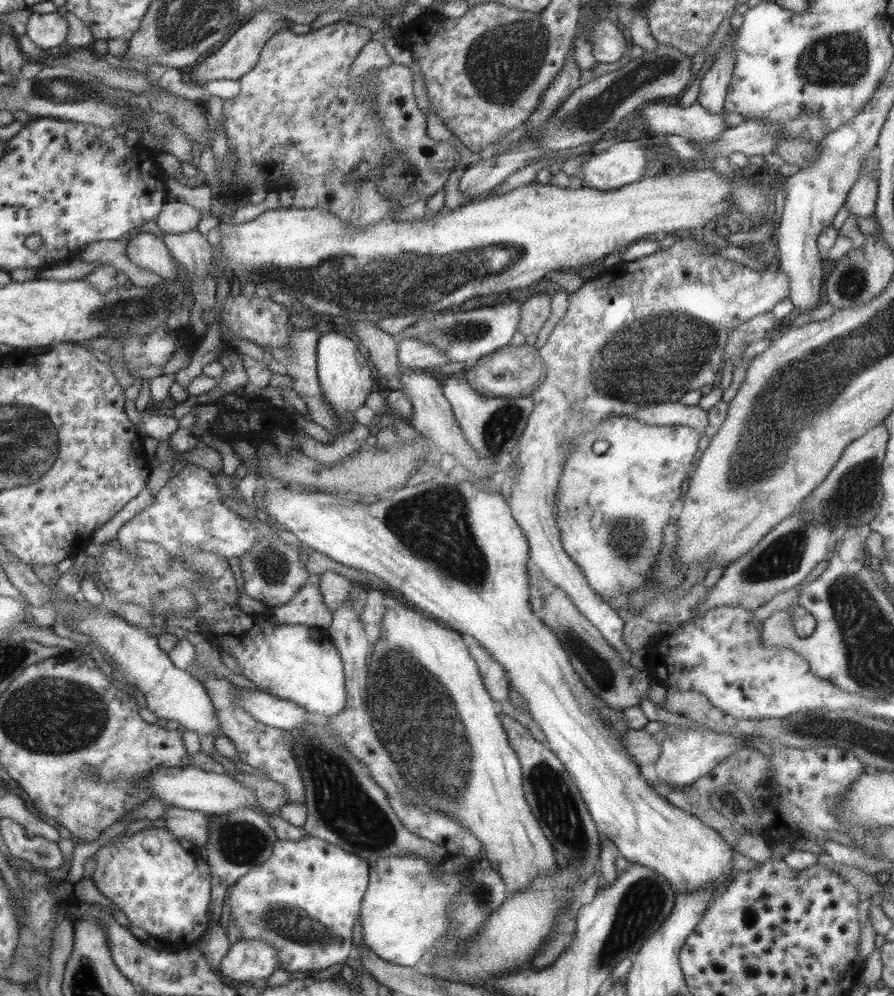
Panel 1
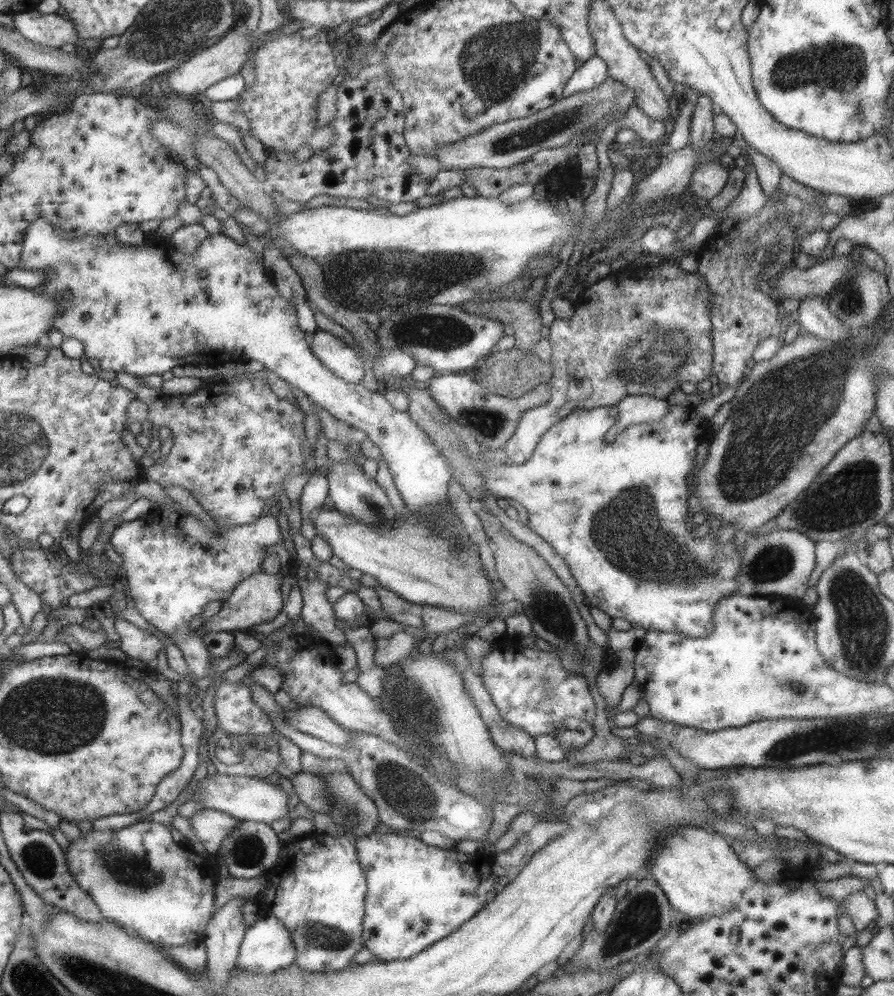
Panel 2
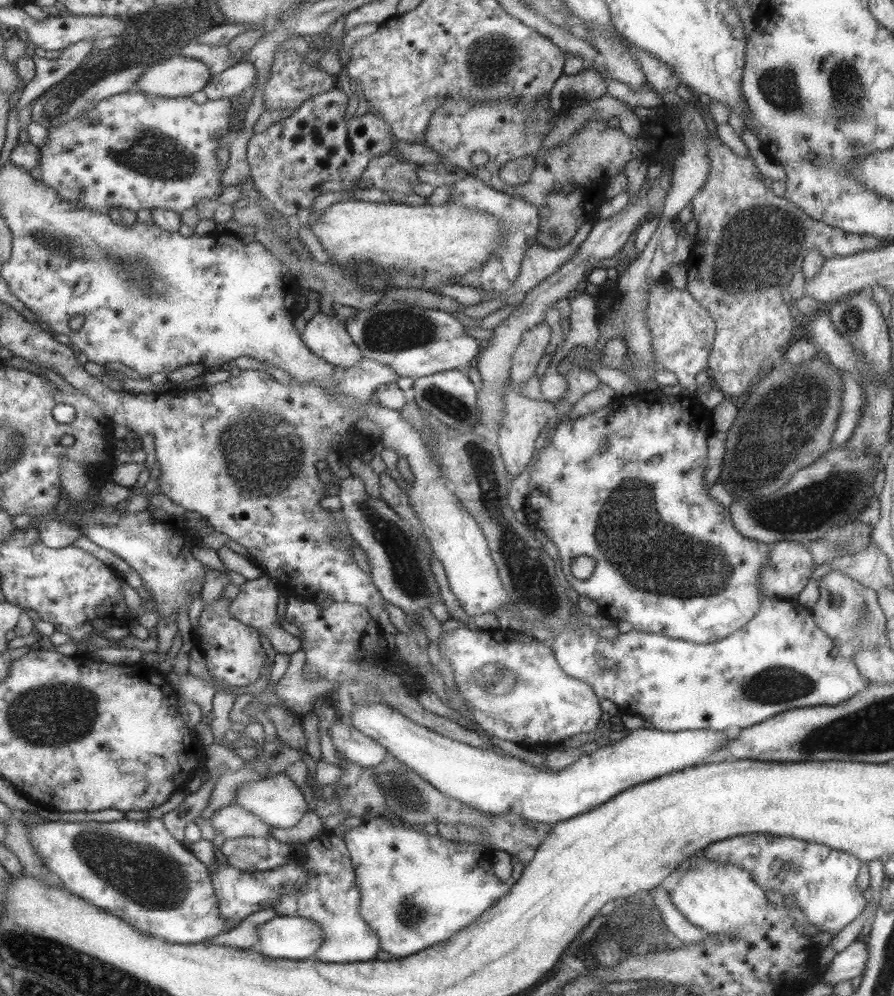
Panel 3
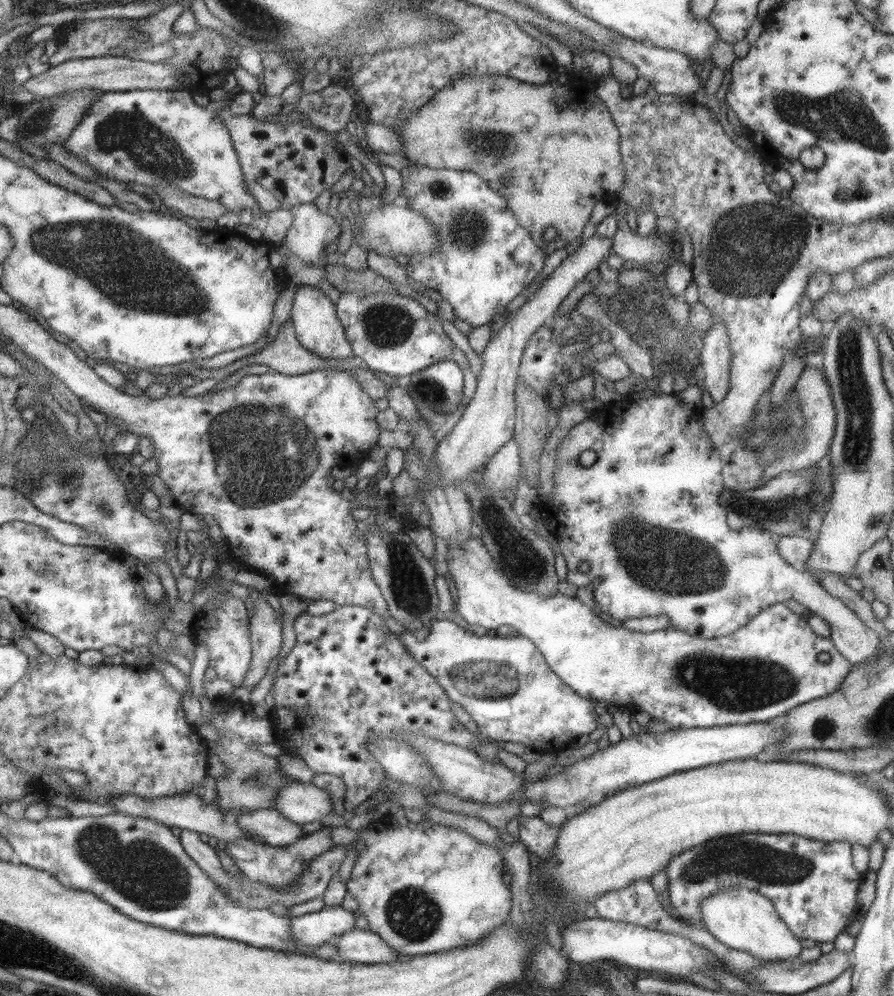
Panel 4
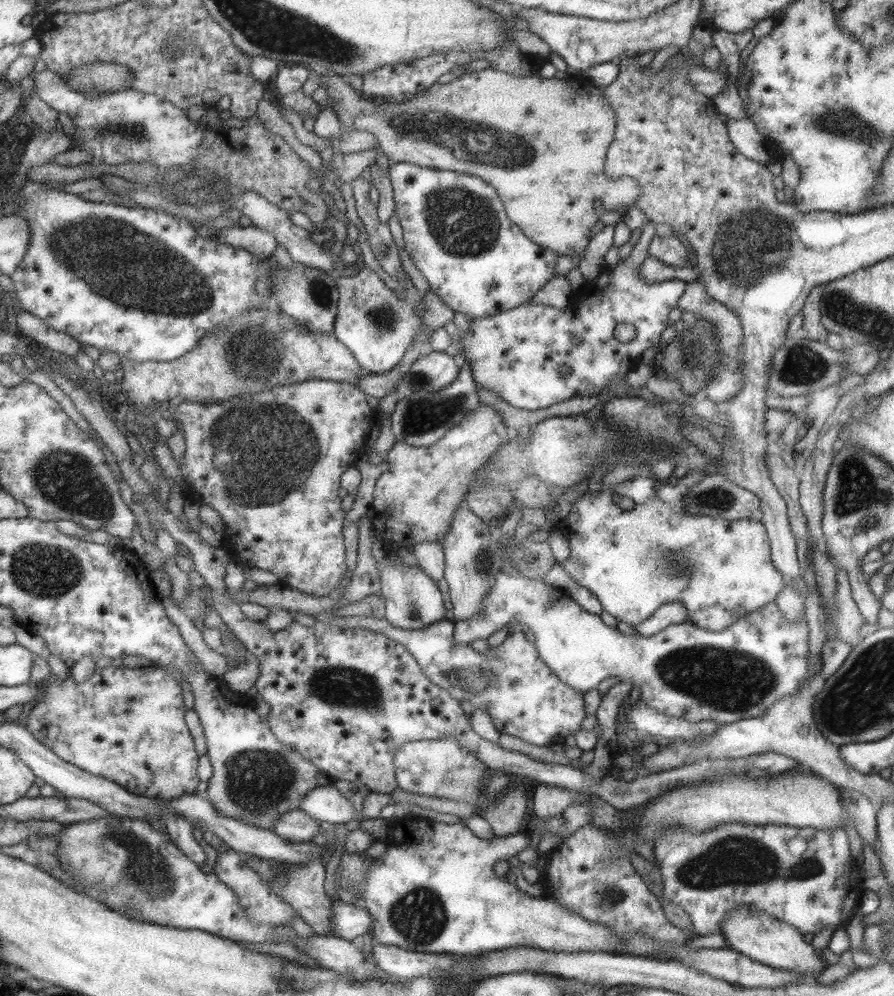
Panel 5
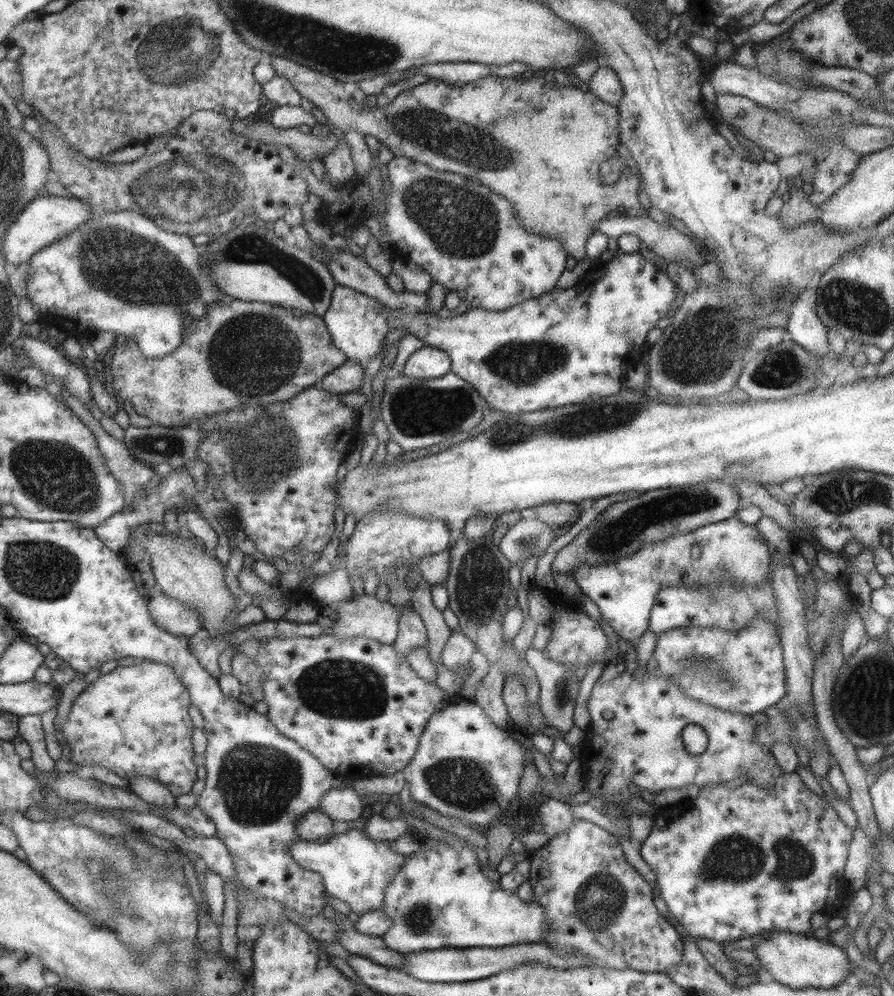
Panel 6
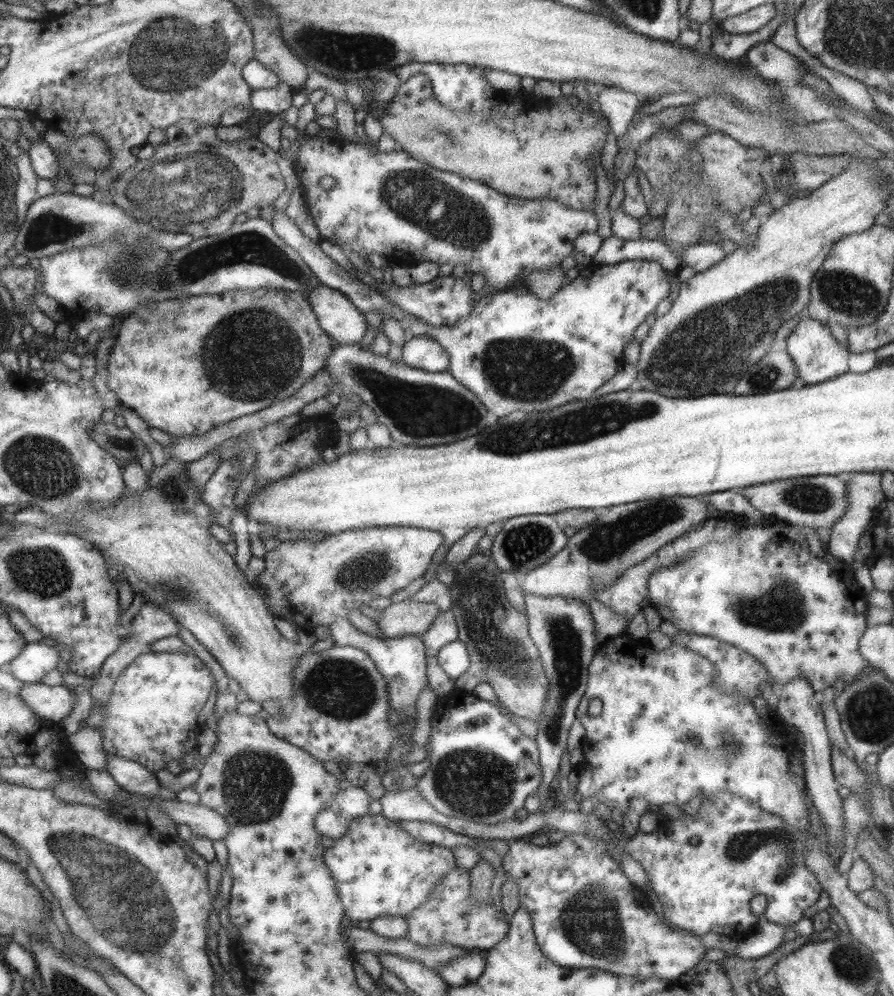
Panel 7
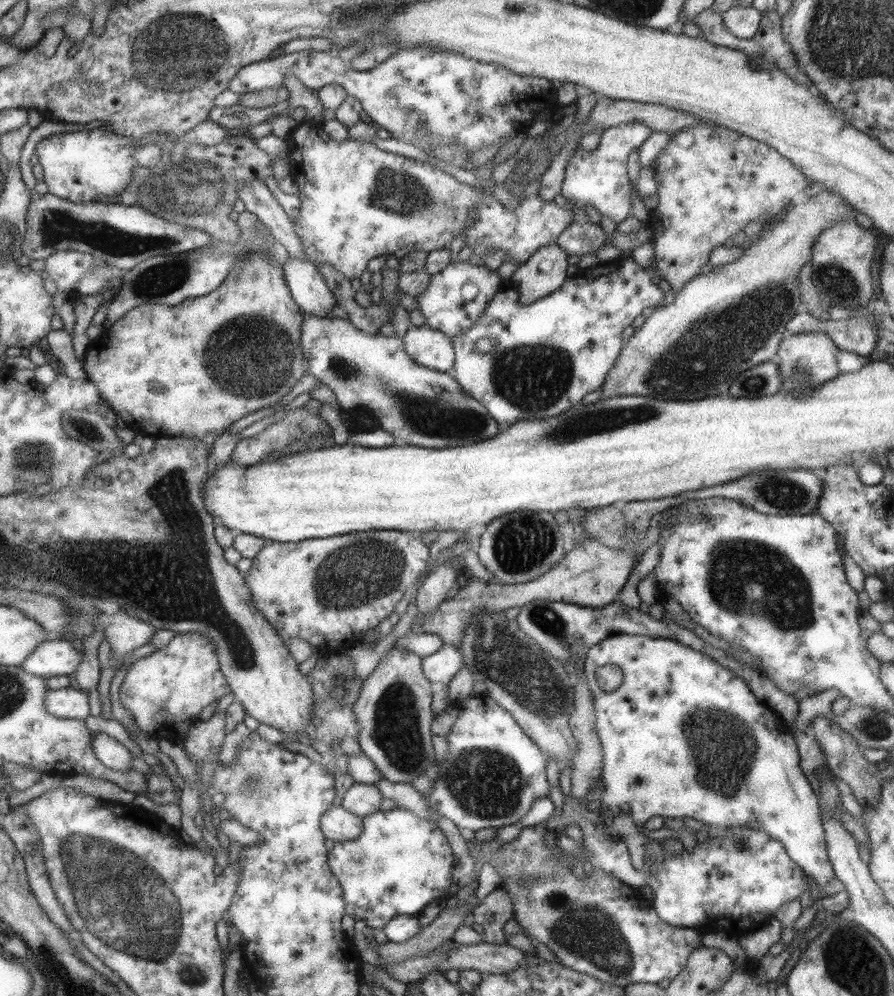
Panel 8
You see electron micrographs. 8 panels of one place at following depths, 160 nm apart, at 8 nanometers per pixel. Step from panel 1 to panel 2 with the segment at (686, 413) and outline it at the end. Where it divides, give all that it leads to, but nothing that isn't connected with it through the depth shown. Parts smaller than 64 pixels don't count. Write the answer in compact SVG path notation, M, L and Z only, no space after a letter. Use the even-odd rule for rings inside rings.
M633 395L623 397L616 404L618 413L615 422L603 436L604 443L611 443L626 426L659 420L668 409L666 399L651 395Z

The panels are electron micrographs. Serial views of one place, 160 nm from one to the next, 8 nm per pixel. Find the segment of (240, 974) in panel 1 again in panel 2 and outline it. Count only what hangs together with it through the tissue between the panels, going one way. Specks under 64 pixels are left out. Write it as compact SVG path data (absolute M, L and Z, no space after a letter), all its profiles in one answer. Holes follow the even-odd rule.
M263 915L246 928L235 968L269 974L293 964L295 955L295 945L283 923L273 915Z

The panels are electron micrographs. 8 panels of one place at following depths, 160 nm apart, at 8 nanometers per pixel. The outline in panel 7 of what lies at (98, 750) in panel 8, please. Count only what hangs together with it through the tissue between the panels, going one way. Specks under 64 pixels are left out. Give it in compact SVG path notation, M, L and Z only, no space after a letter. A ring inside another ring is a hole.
M106 755L106 771L109 776L127 792L137 795L159 796L157 779L147 768L138 762L115 756Z

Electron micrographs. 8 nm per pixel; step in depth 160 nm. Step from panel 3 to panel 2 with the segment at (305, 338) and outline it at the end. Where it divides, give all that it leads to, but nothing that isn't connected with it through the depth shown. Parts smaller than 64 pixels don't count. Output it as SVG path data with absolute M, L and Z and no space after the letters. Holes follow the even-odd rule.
M319 328L308 335L308 339L311 352L321 364L345 382L361 384L362 360L355 350L345 345L343 340Z

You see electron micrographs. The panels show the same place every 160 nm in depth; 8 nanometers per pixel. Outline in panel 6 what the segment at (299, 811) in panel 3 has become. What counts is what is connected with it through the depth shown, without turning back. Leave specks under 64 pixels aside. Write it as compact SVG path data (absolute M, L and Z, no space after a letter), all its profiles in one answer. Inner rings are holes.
M346 786L328 790L321 797L317 809L323 811L333 821L345 821L348 824L367 812L363 799L355 790Z

